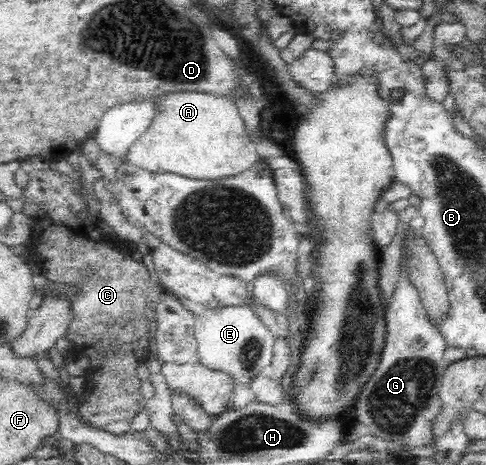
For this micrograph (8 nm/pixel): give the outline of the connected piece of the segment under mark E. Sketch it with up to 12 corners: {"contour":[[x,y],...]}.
{"contour":[[249,306],[196,311],[198,362],[251,383],[275,335]]}

